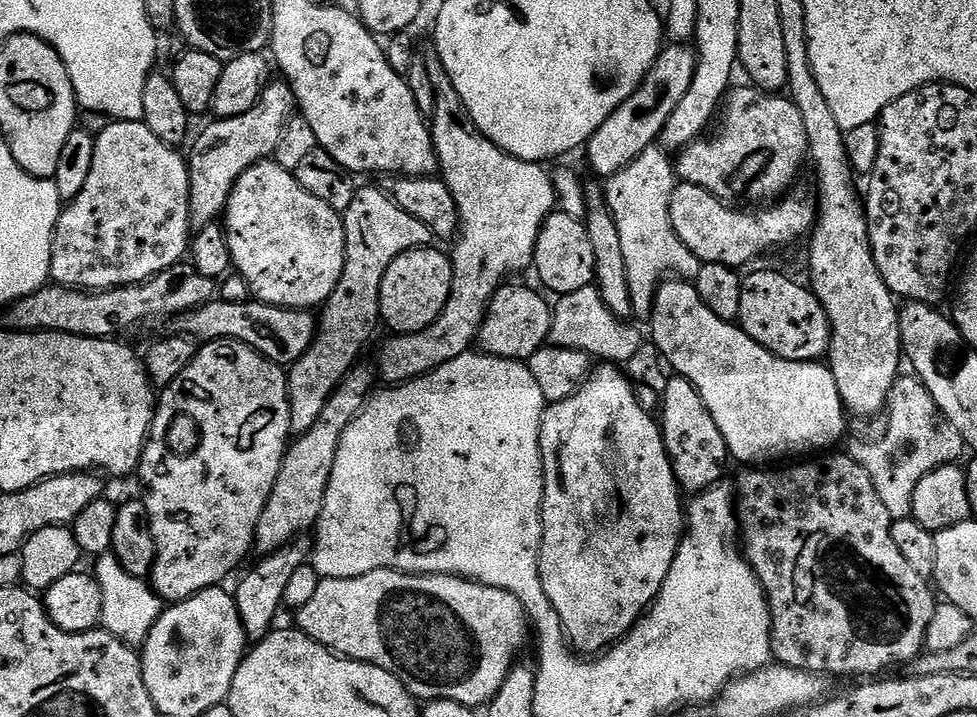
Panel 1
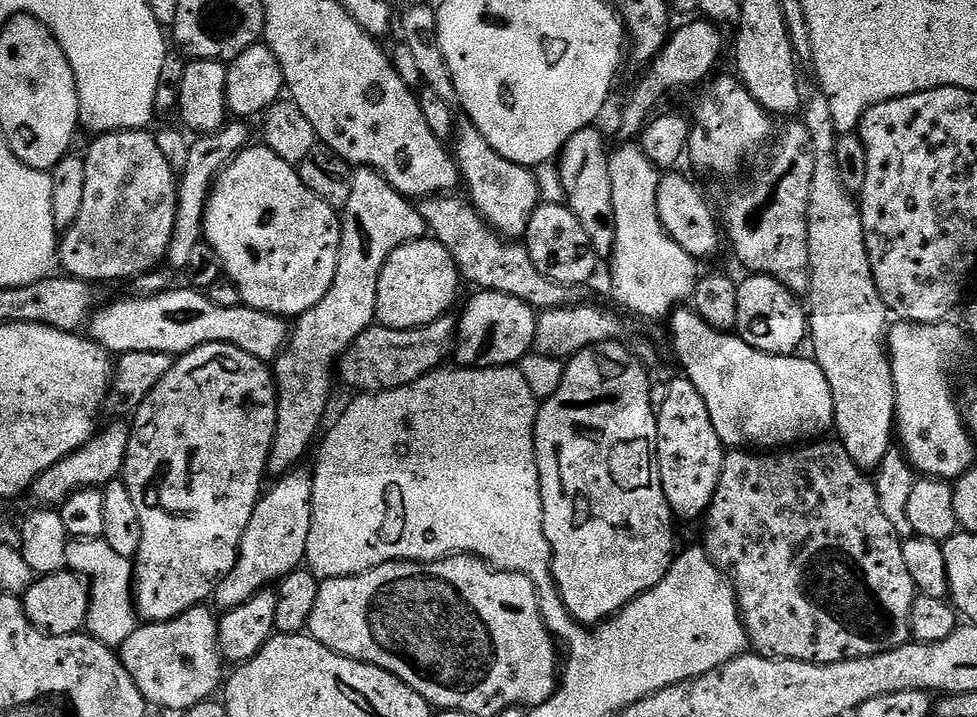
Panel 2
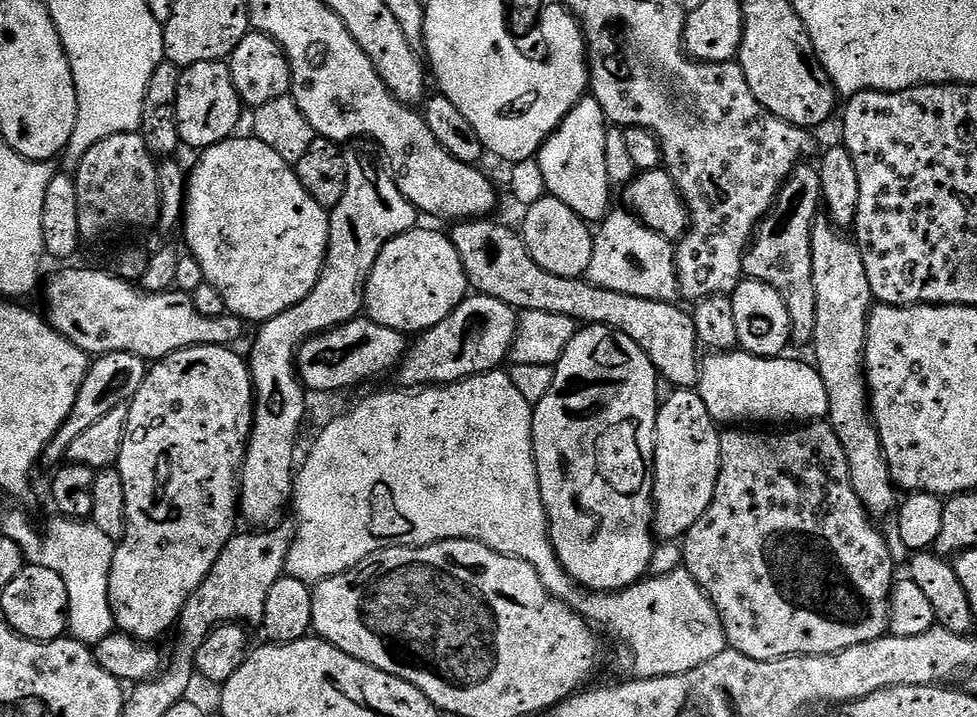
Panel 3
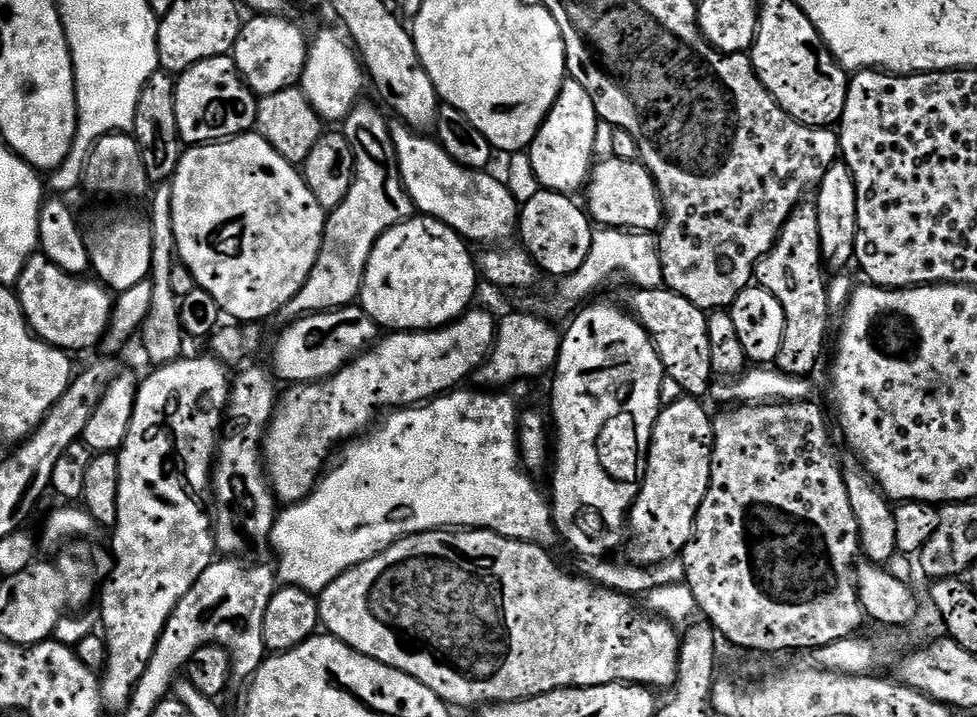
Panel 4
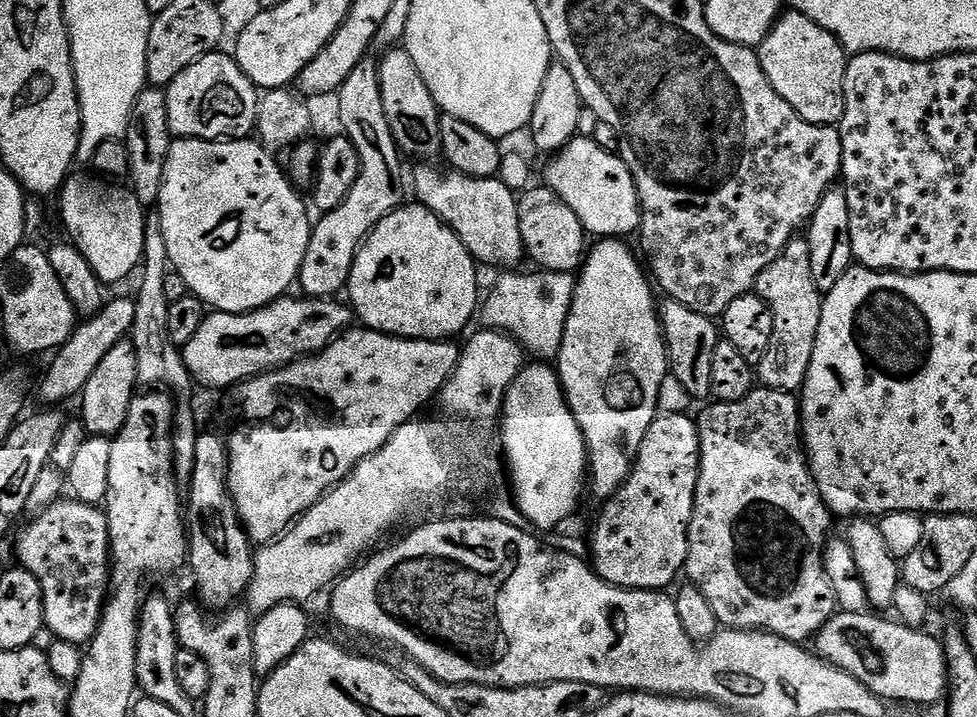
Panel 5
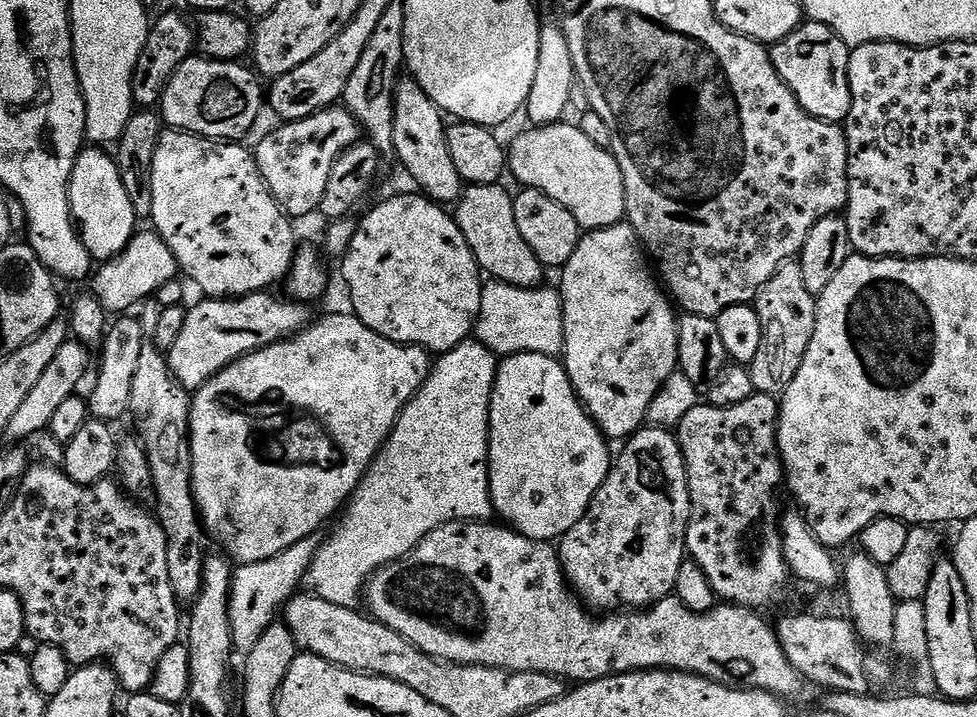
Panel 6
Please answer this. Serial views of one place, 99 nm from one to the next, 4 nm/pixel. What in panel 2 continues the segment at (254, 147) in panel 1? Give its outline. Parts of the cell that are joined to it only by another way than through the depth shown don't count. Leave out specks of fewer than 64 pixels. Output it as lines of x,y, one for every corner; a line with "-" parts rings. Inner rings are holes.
228,122
216,132
209,132
193,139
190,143
190,155
186,162
186,170
178,174
176,197
178,210
174,210
174,234
170,238
166,264
173,273
183,273
184,268
194,250
204,240
204,211
208,205
208,196
212,185
220,177
220,172
235,158
243,148
249,147
248,128
244,122

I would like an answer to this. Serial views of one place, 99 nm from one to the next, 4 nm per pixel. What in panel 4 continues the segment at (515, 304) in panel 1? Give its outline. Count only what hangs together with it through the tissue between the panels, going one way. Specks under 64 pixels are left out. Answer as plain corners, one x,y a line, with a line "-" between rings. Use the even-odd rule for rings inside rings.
469,310
459,320
444,325
443,328
433,328
427,332
398,332
379,341
375,346
360,355
357,360
351,360
342,370
338,370
330,378
315,384
298,384
287,389
288,393
279,397
276,412
268,431
264,434
262,459
266,469
269,484
275,492
281,505
297,504
320,483
325,471
324,463
332,452
335,444
343,445
351,442
361,434
367,433
377,423
379,408
383,410
399,410
419,406
435,397
443,396
461,387
460,384
468,375
479,373
480,368
488,360
492,347
496,345
497,317
488,312

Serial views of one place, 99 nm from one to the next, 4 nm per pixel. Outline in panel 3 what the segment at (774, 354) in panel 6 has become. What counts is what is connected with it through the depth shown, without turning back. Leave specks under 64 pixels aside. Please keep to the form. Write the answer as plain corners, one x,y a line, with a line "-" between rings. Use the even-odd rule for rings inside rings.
801,162
780,187
775,204
760,221
756,235
752,237
752,243
744,253
744,276
766,282
774,286
778,294
782,294
786,310
790,310
792,340
804,346
811,345
814,322
818,322
818,294
814,294
812,231
821,212
820,169
813,165
811,168
808,162

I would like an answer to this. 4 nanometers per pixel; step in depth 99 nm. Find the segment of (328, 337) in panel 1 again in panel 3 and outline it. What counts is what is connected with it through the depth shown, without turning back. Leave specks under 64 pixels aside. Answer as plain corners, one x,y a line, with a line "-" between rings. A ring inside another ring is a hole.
361,138
355,141
354,148
356,160
354,156
348,165
346,194
342,194
342,202
330,212
328,257
314,290
310,290
302,302
290,306
290,310
278,314
273,320
263,321
252,344
250,367
256,402
252,437
248,440
244,466
239,473
238,505
239,515
243,519
245,516
252,526
271,525
271,520
292,504
294,473
298,468
296,443
300,440
300,427
304,424
310,399
296,370
296,353
311,336
342,326
365,311
364,291
374,262
378,262
378,254
382,254
386,242
398,238
398,234
406,234
418,224
417,210
402,194
396,177
383,163
376,164
377,145

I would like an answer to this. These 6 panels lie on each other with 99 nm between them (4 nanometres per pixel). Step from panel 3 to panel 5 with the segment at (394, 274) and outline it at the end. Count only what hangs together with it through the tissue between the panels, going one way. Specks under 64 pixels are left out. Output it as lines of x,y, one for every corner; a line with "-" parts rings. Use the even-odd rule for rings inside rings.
408,202
395,208
368,235
354,258
348,279
347,299
365,328
385,332
388,336
403,336
406,340
448,340
467,326
481,303
480,280
476,277
477,261
456,237
454,230
443,224
432,211
419,202

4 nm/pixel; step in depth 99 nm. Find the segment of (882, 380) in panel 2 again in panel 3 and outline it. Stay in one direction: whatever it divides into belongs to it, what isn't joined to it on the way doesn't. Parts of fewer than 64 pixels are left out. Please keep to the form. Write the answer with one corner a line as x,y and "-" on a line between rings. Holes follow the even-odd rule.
827,218
817,219
812,231
812,257
814,258
814,294
818,294
818,322
814,322
814,334
810,345
816,351
814,367
826,386
828,399
827,423
832,425
842,450
846,450
846,462
850,466
850,478
854,482
854,494
858,494
864,508
876,518
895,513
898,508
898,489
892,480
886,454
882,450
880,432
872,419
868,377
864,375
864,343
868,333
868,313
874,307
870,278
866,278
866,266
862,266
862,254
855,239
848,240
843,231

